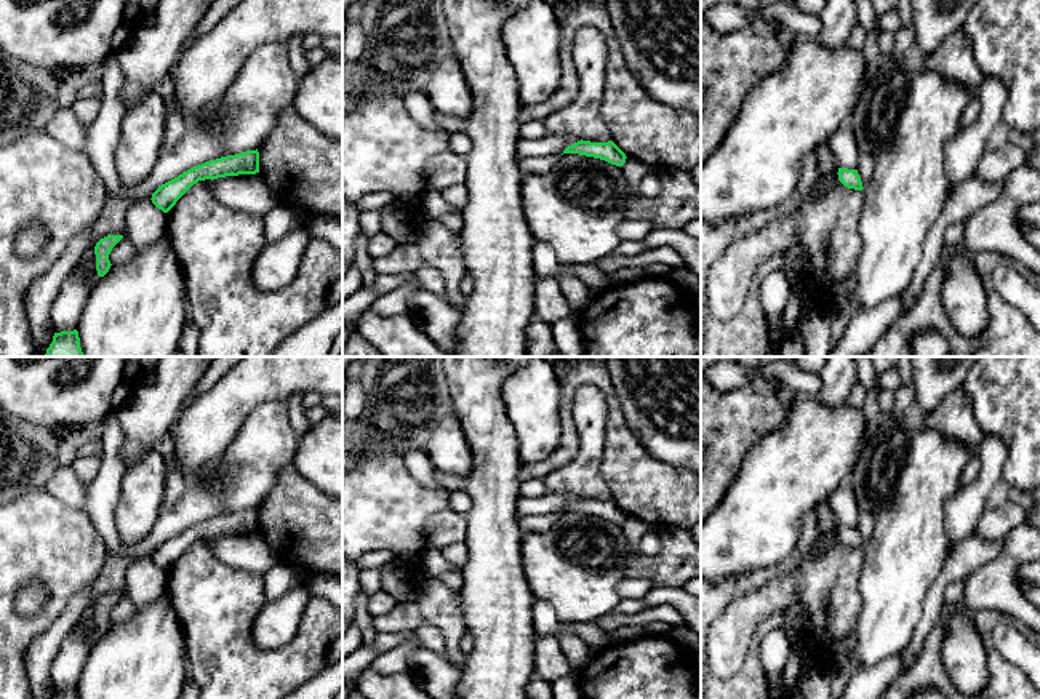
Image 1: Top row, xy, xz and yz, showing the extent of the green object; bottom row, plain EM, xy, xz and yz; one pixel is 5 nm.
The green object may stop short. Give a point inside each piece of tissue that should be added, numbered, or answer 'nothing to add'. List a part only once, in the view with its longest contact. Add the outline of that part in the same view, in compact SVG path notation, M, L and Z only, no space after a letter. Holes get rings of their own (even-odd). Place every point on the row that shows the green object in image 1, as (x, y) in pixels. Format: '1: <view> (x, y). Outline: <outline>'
nothing to add

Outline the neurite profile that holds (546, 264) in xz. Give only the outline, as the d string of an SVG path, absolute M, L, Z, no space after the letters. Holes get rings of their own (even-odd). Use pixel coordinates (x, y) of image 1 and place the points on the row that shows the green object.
M536 242L531 248L531 261L534 264L534 274L539 278L557 278L560 272L560 262L554 248L549 243Z

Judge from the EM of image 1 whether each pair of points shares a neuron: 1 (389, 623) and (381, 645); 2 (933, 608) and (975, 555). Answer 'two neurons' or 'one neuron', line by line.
1: two neurons
2: one neuron

